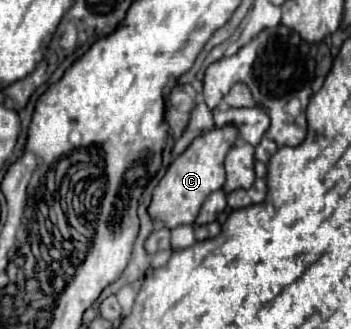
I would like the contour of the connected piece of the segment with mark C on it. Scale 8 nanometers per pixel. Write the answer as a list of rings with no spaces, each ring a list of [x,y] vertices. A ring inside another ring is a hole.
[[[214,128],[202,136],[198,136],[186,152],[182,152],[166,170],[164,178],[158,182],[152,194],[152,202],[148,206],[148,214],[152,220],[160,220],[166,228],[176,226],[192,226],[194,218],[202,202],[214,192],[224,186],[224,156],[232,148],[238,132],[236,128]]]

